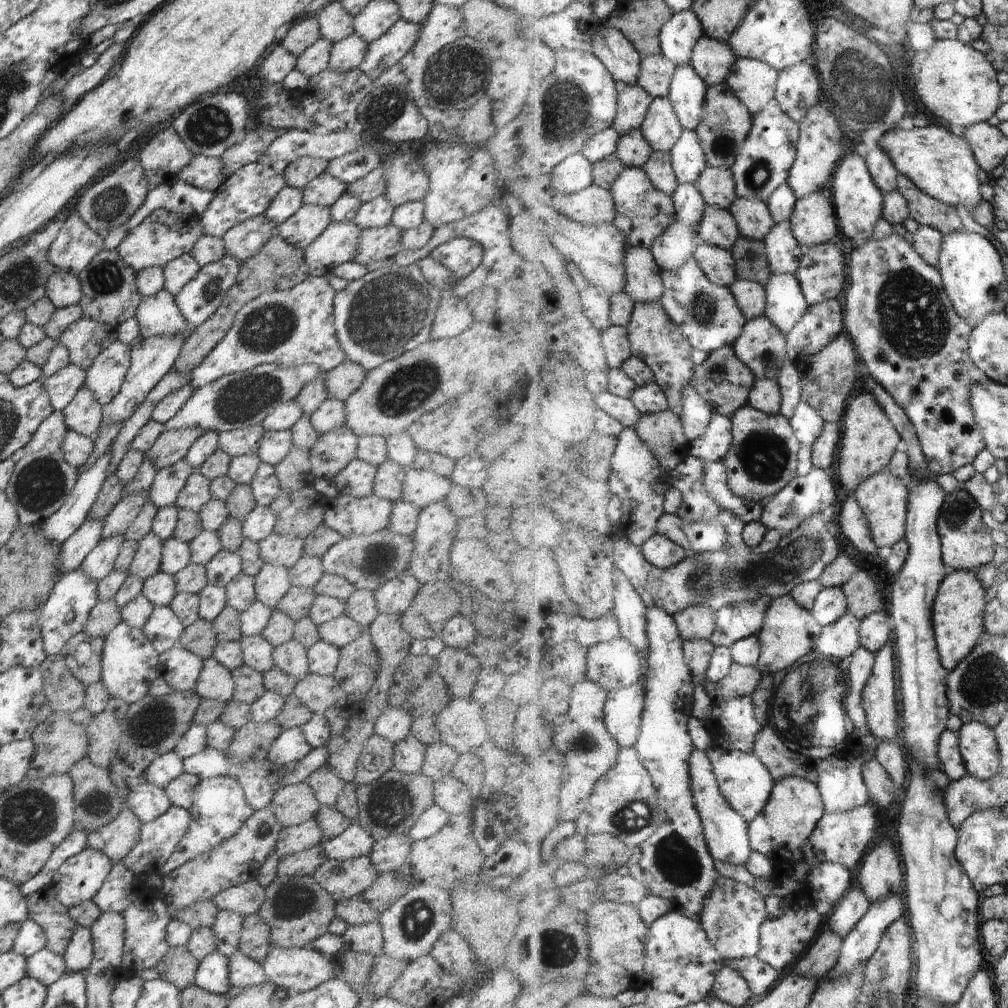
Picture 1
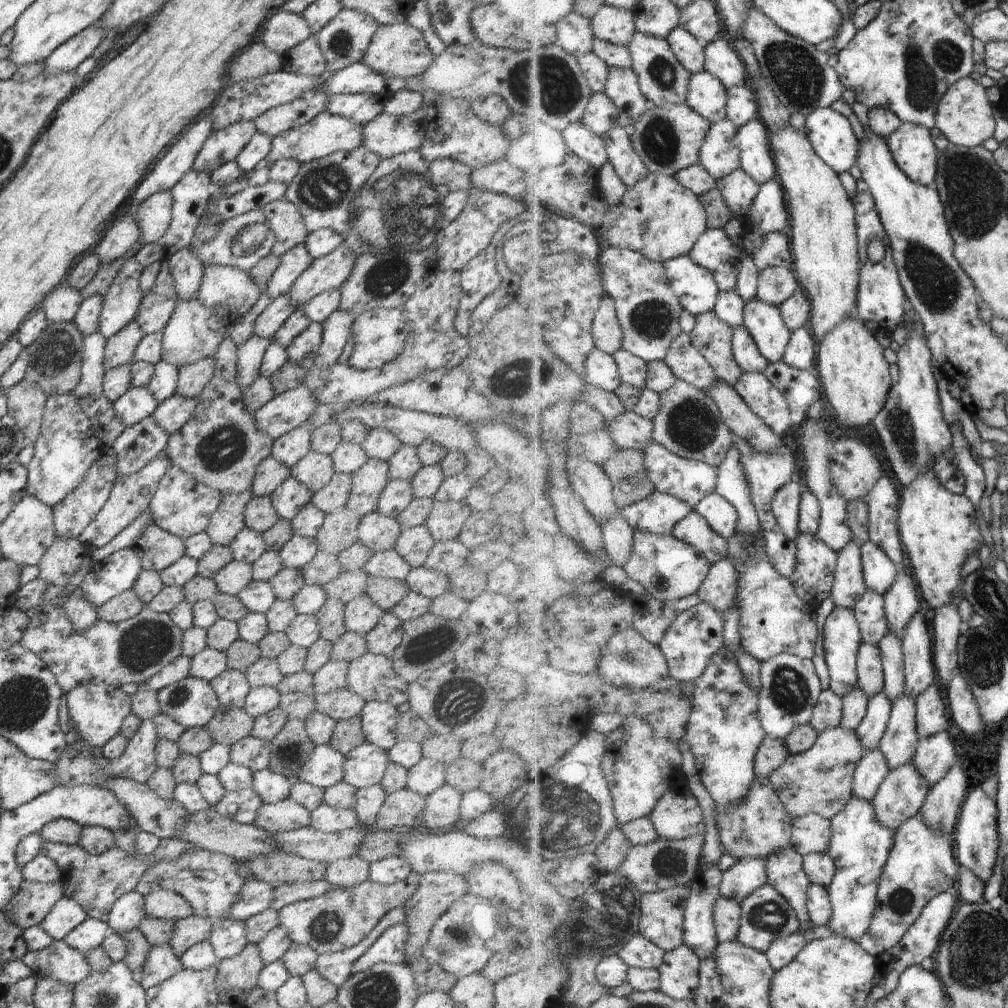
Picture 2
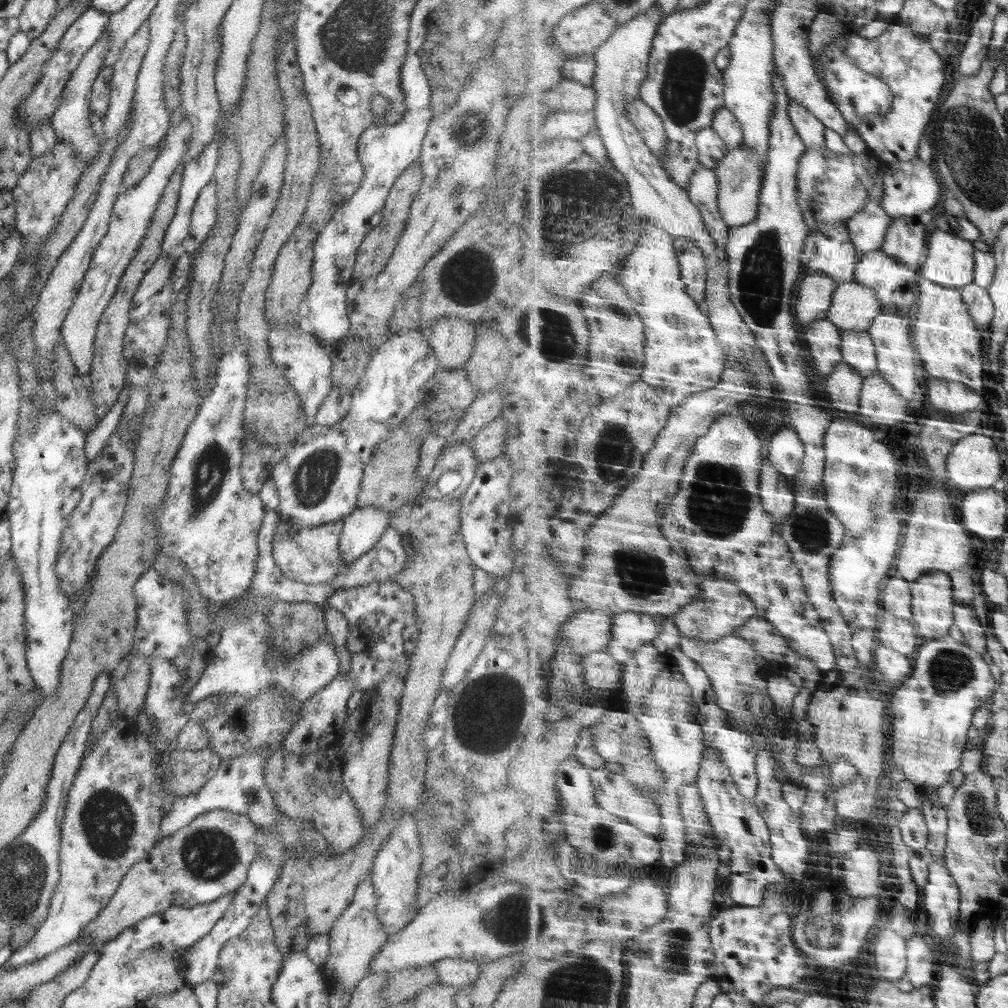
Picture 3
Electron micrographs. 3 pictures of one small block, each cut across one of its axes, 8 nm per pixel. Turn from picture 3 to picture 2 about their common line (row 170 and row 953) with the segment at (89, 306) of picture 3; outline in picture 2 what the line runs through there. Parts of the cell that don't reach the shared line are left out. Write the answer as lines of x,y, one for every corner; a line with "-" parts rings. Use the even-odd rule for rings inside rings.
166,943
156,945
150,949
145,963
141,968
141,980
139,983
148,990
161,982
170,980
177,972
183,969
179,957

